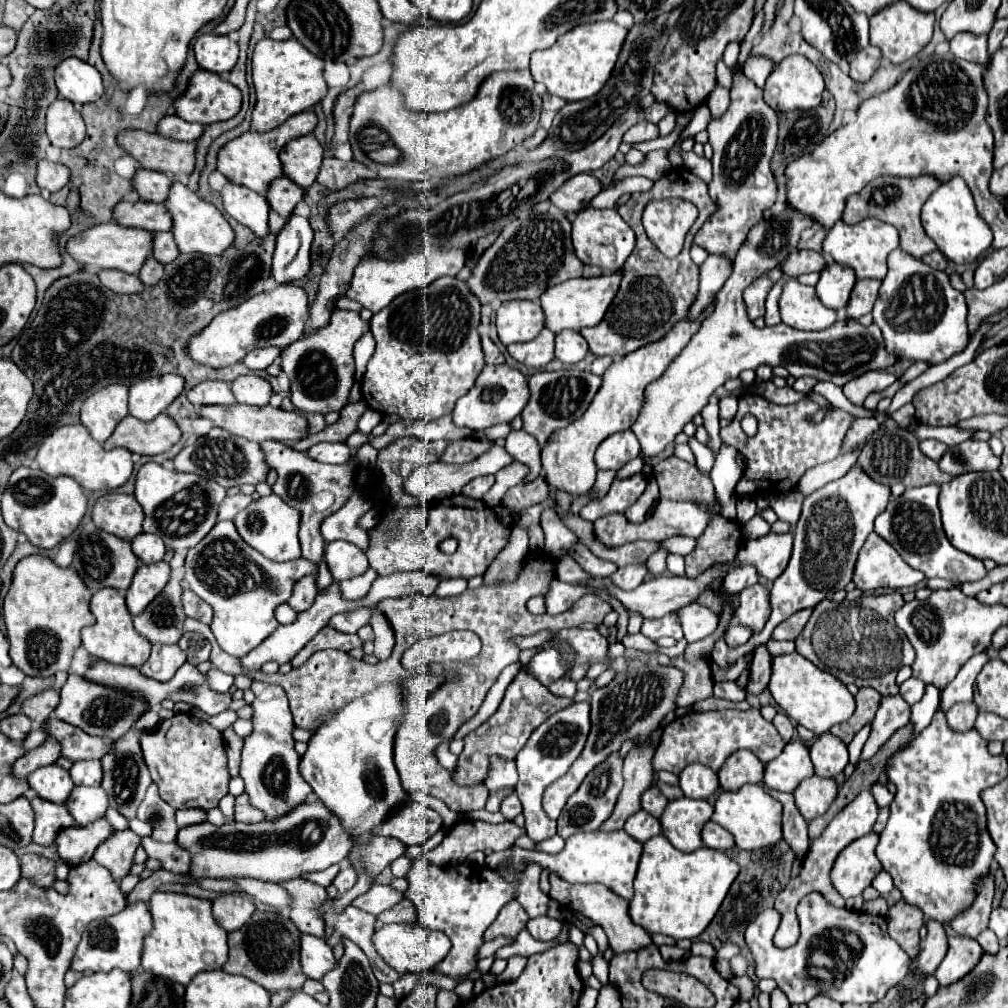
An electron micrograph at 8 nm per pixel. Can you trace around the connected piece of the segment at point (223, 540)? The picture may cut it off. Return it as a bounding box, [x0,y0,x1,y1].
[185,522,317,656]

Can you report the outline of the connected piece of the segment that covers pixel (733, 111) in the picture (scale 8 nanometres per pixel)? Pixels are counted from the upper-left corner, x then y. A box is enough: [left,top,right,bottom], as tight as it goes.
[695,74,777,260]

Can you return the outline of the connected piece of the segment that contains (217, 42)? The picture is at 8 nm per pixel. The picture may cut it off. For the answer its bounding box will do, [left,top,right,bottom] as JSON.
[193,34,239,74]

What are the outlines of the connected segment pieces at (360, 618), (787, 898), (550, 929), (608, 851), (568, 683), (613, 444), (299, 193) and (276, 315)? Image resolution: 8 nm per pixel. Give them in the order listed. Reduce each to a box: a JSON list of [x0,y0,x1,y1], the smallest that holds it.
[[327,608,367,634],[775,790,879,948],[527,916,561,940],[529,830,641,900],[549,674,577,698],[595,430,639,470],[267,176,305,218],[189,284,309,368]]

